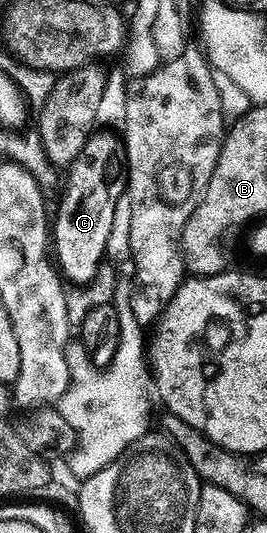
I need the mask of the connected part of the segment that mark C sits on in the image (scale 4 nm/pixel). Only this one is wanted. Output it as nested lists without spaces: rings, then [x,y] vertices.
[[[95,131],[87,139],[83,151],[79,151],[77,158],[67,167],[66,173],[69,174],[65,177],[65,190],[57,205],[57,215],[55,211],[51,221],[51,253],[62,278],[69,283],[74,281],[77,287],[88,286],[106,260],[107,239],[119,204],[117,180],[123,177],[118,153],[118,138],[116,141],[109,133]]]

